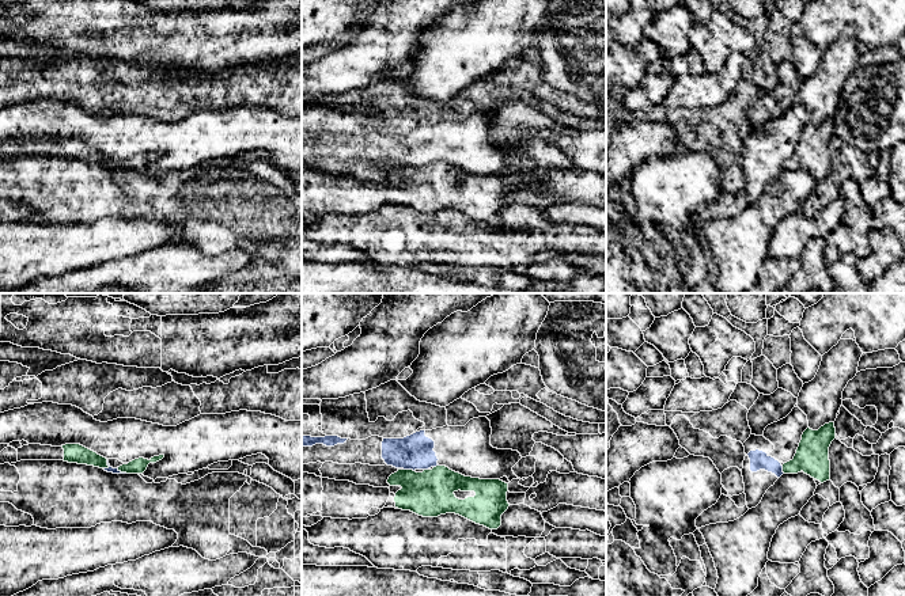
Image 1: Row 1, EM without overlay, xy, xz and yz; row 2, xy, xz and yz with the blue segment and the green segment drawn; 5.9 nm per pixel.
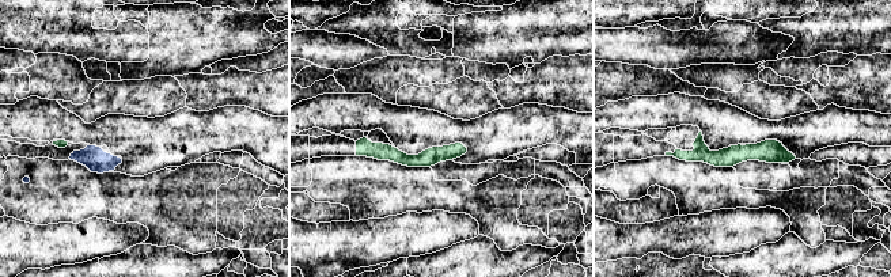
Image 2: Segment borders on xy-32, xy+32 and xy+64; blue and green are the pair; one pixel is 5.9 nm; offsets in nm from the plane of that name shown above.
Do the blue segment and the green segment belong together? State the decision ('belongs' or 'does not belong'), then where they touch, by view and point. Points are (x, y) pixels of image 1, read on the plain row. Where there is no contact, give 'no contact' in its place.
does not belong | xz (409, 164)

